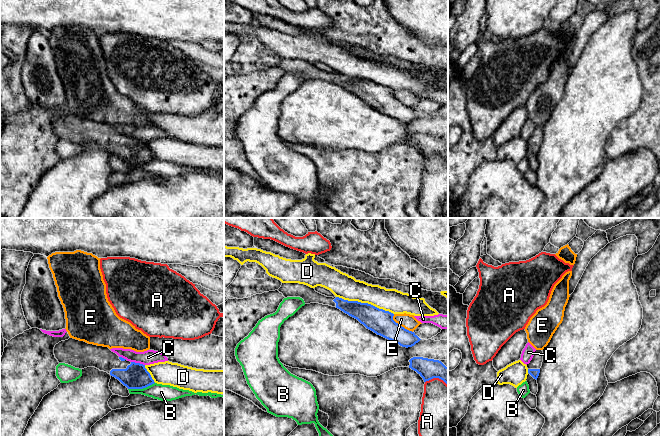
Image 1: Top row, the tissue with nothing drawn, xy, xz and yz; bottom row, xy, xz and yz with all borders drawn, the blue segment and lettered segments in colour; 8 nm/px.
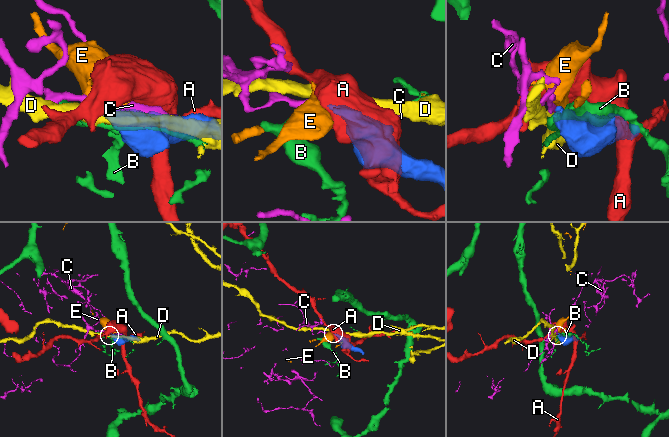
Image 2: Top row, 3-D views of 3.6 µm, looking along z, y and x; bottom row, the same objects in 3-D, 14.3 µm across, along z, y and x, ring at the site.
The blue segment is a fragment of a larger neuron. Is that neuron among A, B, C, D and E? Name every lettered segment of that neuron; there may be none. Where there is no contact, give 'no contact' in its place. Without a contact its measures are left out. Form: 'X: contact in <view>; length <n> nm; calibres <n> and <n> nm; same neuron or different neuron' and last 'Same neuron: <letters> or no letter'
A: contact in xz; length 190 nm; calibres 160 and 380 nm; different neuron
B: contact in xy; length 220 nm; calibres 200 and 130 nm; different neuron
C: contact in xy; length 120 nm; calibres 200 and 120 nm; different neuron
D: contact in xz; length 480 nm; calibres 200 and 200 nm; different neuron
E: contact in xz; length 220 nm; calibres 200 and 120 nm; different neuron
Same neuron: no letter

